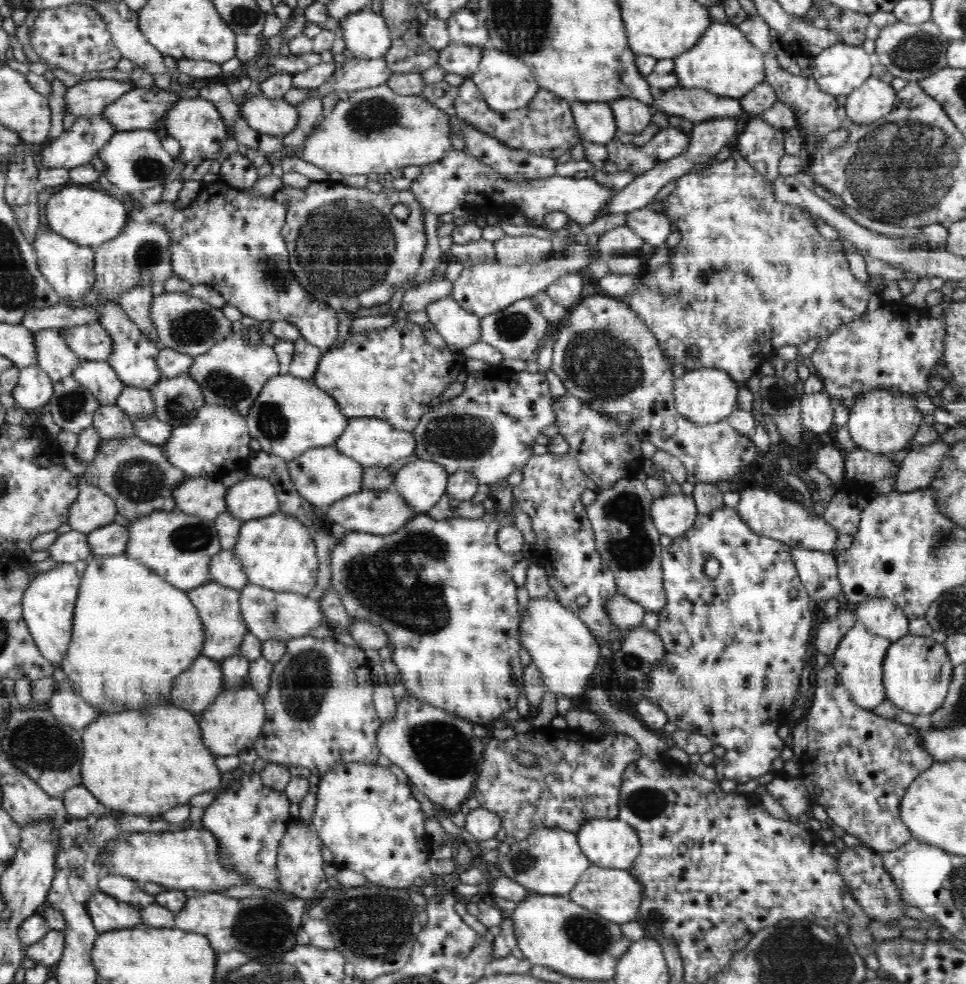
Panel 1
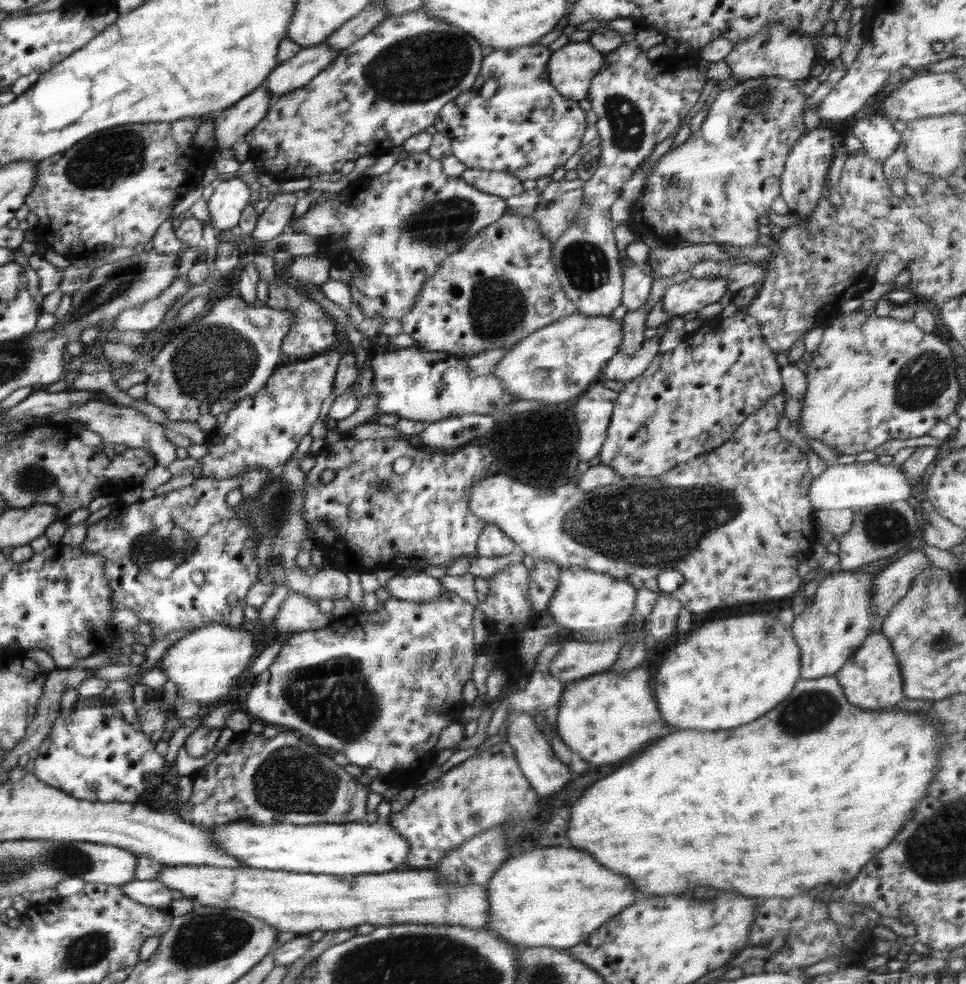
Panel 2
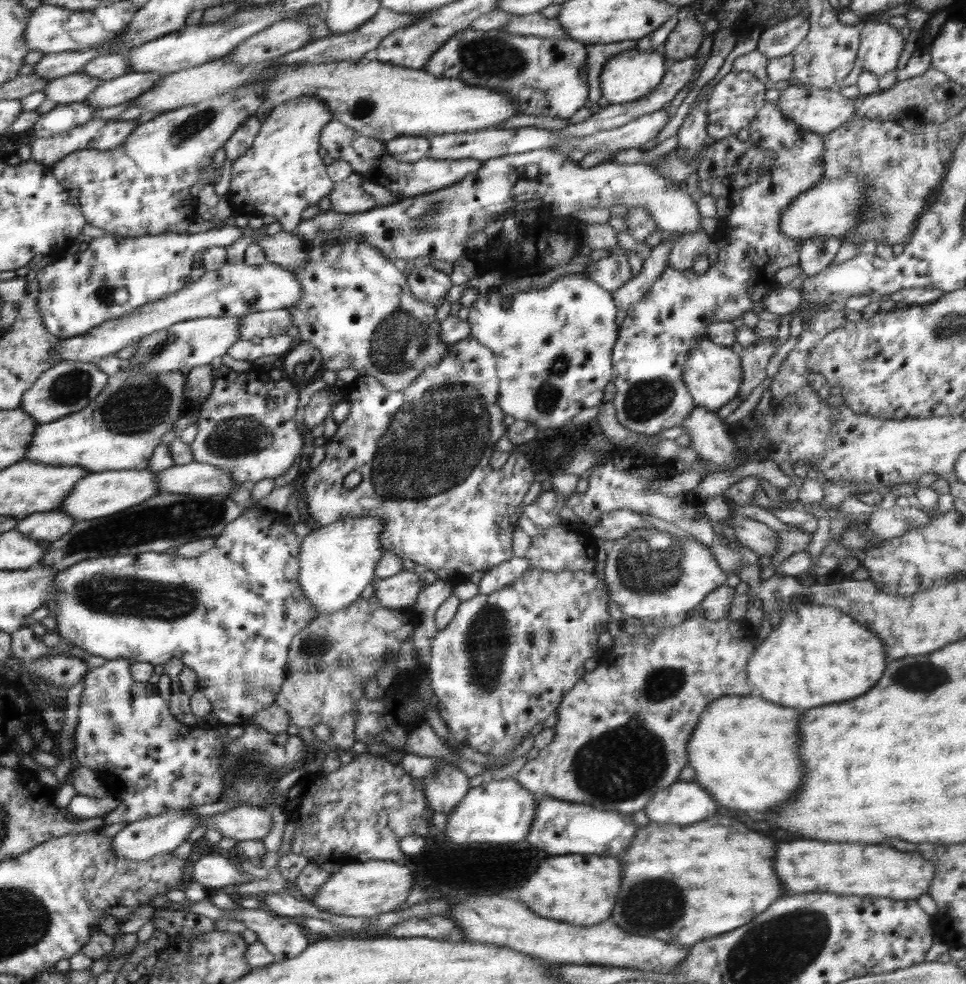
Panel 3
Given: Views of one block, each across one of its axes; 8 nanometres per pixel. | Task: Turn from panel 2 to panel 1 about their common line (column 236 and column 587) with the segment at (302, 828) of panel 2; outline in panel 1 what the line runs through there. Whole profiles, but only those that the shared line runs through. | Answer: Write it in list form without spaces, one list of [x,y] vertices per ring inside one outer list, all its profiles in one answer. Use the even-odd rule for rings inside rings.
[[[620,818],[584,823],[577,841],[591,864],[602,868],[629,869],[642,847],[636,829]]]

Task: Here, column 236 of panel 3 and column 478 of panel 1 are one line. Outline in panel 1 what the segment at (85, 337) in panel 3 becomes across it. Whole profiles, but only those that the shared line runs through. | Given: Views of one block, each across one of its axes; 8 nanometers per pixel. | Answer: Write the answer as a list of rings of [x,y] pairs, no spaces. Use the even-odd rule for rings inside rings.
[[[580,241],[565,248],[565,255],[559,257],[544,258],[539,262],[524,263],[521,265],[506,266],[500,262],[482,262],[463,268],[455,282],[451,297],[468,312],[476,316],[485,317],[510,306],[513,302],[528,298],[544,291],[560,275],[580,272],[581,268],[587,268],[592,263],[593,251],[596,247],[588,247],[585,241]]]

